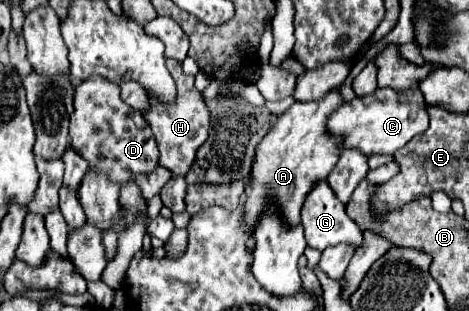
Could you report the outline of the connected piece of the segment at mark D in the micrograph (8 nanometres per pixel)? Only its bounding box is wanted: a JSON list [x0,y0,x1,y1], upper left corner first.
[69,76,159,184]

